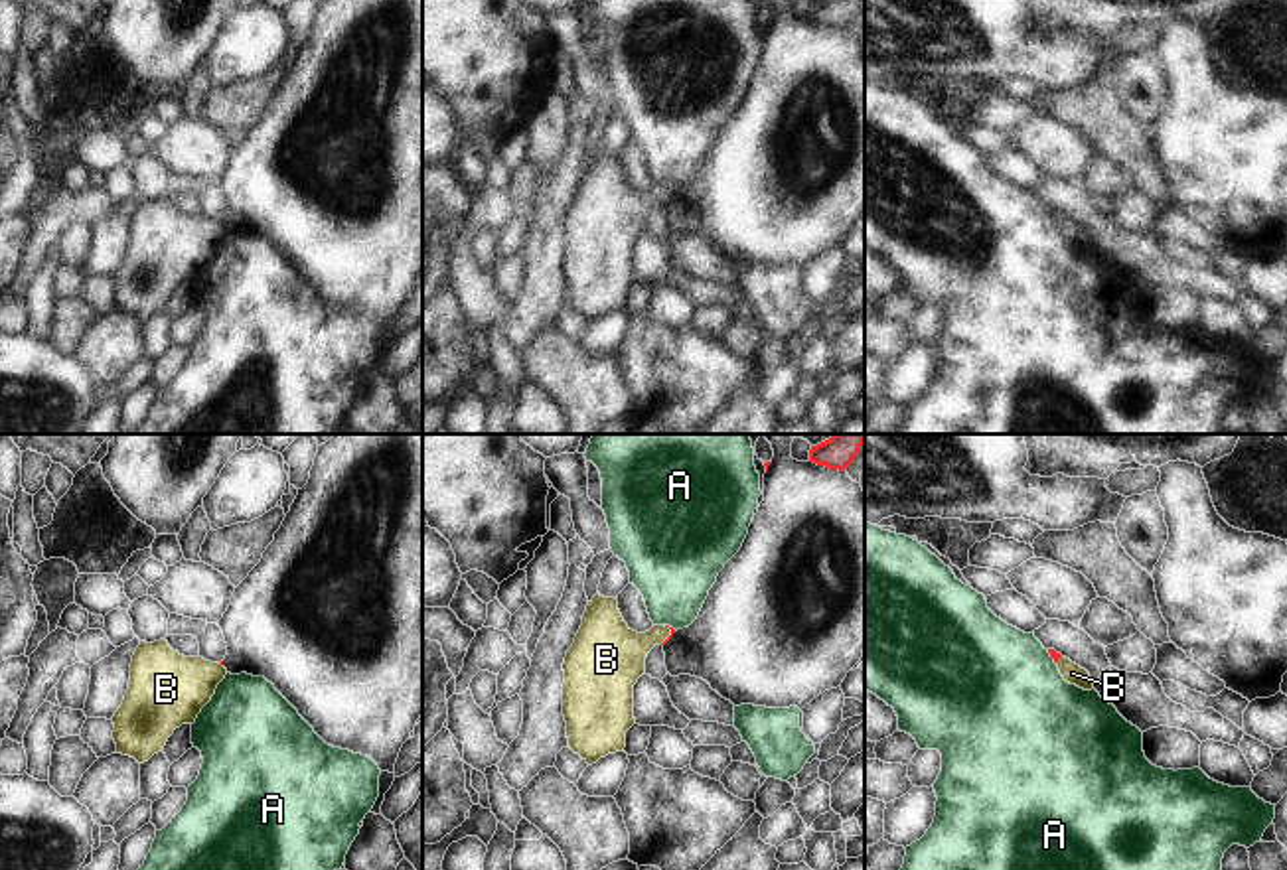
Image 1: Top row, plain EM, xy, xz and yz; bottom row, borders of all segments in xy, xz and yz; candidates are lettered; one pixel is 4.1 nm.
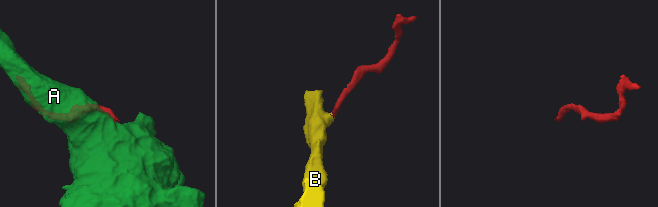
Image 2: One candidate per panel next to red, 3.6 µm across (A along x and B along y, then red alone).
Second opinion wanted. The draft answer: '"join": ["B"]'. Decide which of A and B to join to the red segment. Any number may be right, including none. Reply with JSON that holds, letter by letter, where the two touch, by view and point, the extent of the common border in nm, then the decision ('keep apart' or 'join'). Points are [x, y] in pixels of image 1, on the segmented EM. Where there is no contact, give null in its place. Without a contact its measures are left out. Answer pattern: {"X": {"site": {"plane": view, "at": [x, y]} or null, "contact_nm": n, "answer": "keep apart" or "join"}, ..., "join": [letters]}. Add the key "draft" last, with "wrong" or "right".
{"A": {"site": {"plane": "yz", "at": [1051, 655]}, "contact_nm": 70, "answer": "keep apart"}, "B": {"site": {"plane": "xz", "at": [670, 636]}, "contact_nm": 90, "answer": "join"}, "join": ["B"], "draft": "right"}

